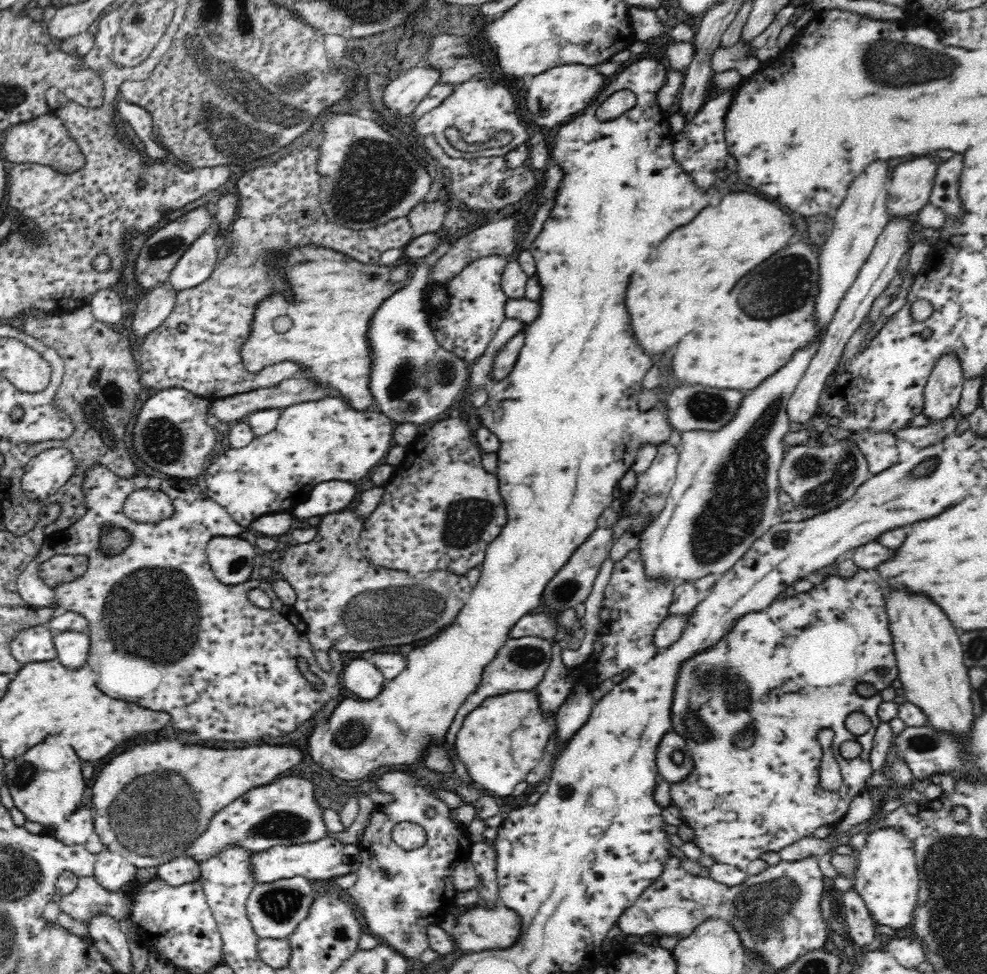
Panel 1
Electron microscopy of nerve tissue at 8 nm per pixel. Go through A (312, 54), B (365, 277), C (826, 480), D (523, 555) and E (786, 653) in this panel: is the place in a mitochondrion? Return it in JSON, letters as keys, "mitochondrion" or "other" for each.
{"A":"other","B":"mitochondrion","C":"mitochondrion","D":"other","E":"other"}

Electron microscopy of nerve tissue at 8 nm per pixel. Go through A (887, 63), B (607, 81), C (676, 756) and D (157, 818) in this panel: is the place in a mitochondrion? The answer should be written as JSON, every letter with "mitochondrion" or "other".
{"A":"mitochondrion","B":"other","C":"mitochondrion","D":"mitochondrion"}

